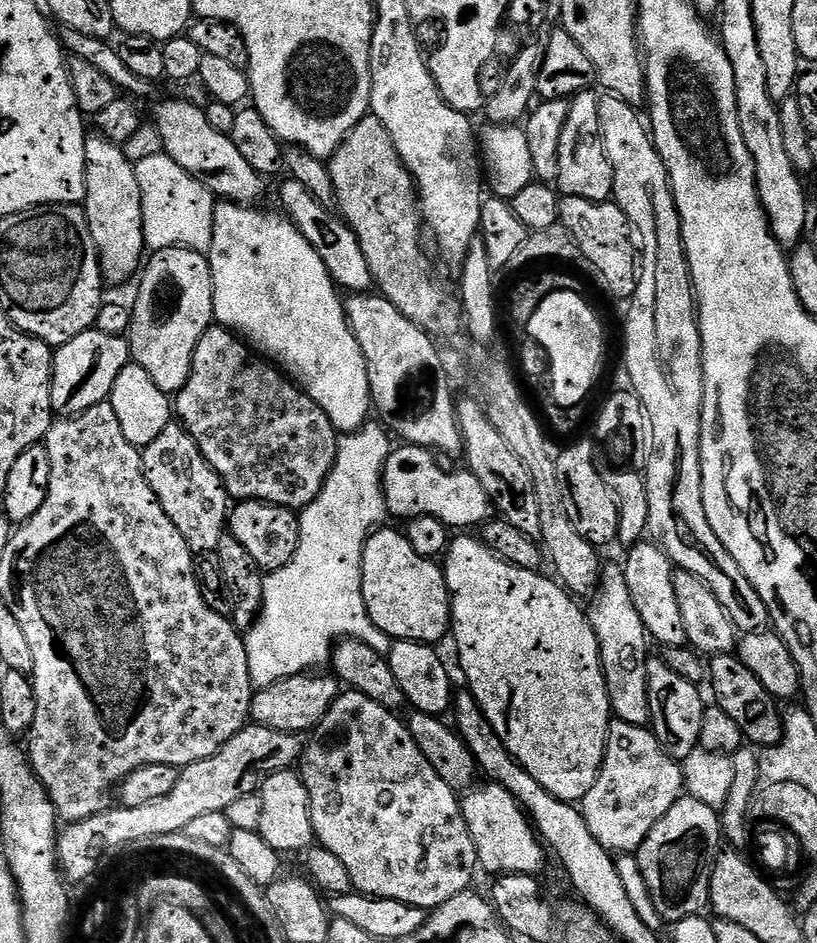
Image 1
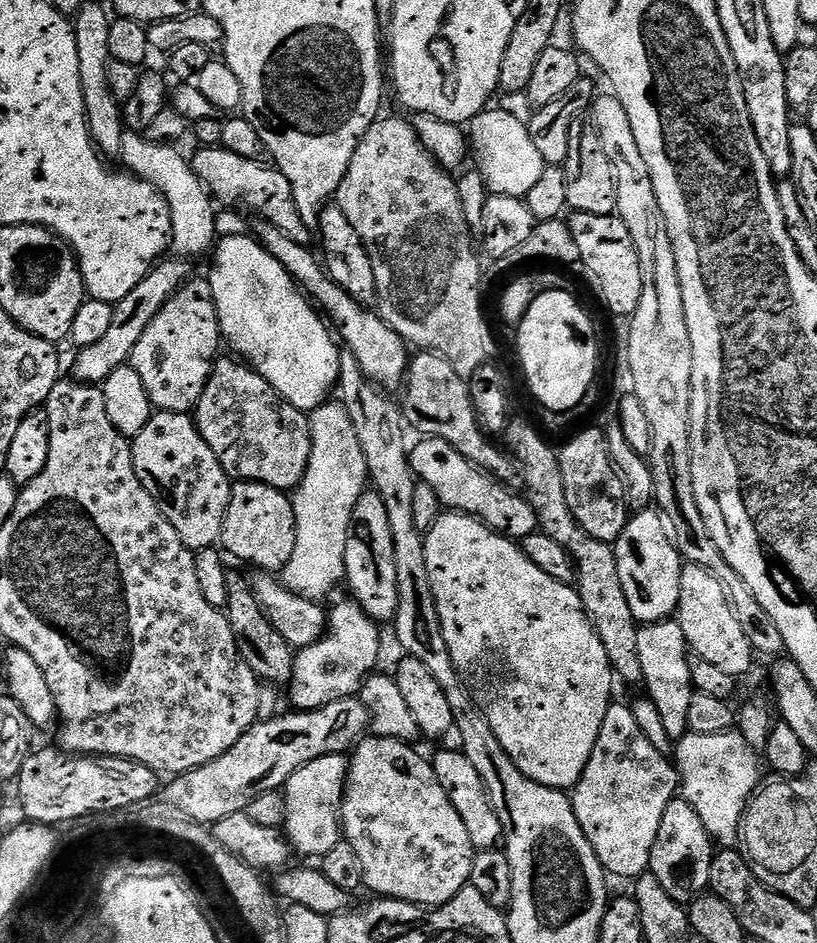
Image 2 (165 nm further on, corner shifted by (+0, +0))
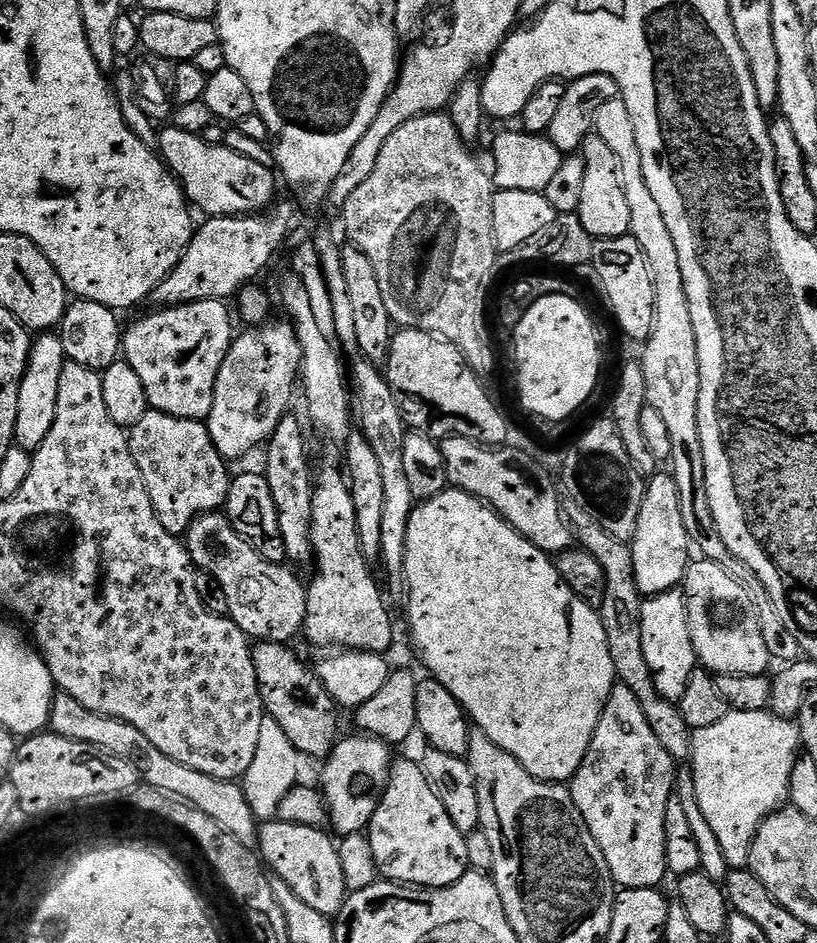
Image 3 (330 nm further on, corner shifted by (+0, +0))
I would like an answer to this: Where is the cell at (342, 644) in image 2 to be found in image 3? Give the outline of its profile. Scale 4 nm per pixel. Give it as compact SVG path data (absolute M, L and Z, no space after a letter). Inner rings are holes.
M324 464L320 468L320 473L317 471L314 476L314 483L312 485L312 555L314 557L314 569L316 568L316 573L312 576L312 581L309 579L307 581L306 587L308 590L308 601L306 602L306 619L304 620L304 627L302 629L303 635L306 637L308 635L308 640L312 644L317 644L320 648L332 648L328 650L355 650L357 652L375 652L377 654L384 654L387 653L387 648L391 646L392 644L392 616L390 613L388 613L388 608L386 605L384 605L384 596L385 593L382 591L380 593L380 588L378 585L376 585L376 580L374 577L372 577L372 572L370 569L369 561L364 559L364 555L362 554L362 550L360 549L360 539L358 538L358 518L356 517L356 511L354 510L354 498L352 497L352 492L350 489L348 489L348 482L345 476L345 473L343 471L340 472L338 469L335 468L332 464Z

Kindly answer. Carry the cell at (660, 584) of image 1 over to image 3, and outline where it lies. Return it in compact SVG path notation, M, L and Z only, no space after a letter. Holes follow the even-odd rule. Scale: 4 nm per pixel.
M657 471L647 481L642 510L638 514L638 526L631 538L630 547L634 558L634 578L638 582L641 597L668 592L683 581L690 563L690 541L686 526L682 526L682 502L678 502L676 479L667 471Z

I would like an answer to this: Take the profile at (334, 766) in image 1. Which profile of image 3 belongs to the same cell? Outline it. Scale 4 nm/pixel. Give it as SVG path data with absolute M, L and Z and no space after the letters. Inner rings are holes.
M393 759L388 785L384 787L378 810L374 810L374 818L368 823L366 835L385 881L417 888L445 888L469 871L467 835L450 822L446 806L438 802L438 794L426 782L426 774L422 774L415 759Z

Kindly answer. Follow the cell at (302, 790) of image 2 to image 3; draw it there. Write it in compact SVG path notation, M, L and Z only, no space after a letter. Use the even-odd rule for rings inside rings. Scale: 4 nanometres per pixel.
M355 734L337 739L320 772L319 787L324 793L324 805L328 807L330 828L337 837L364 832L378 810L384 787L388 785L388 771L392 768L393 749L374 736Z

